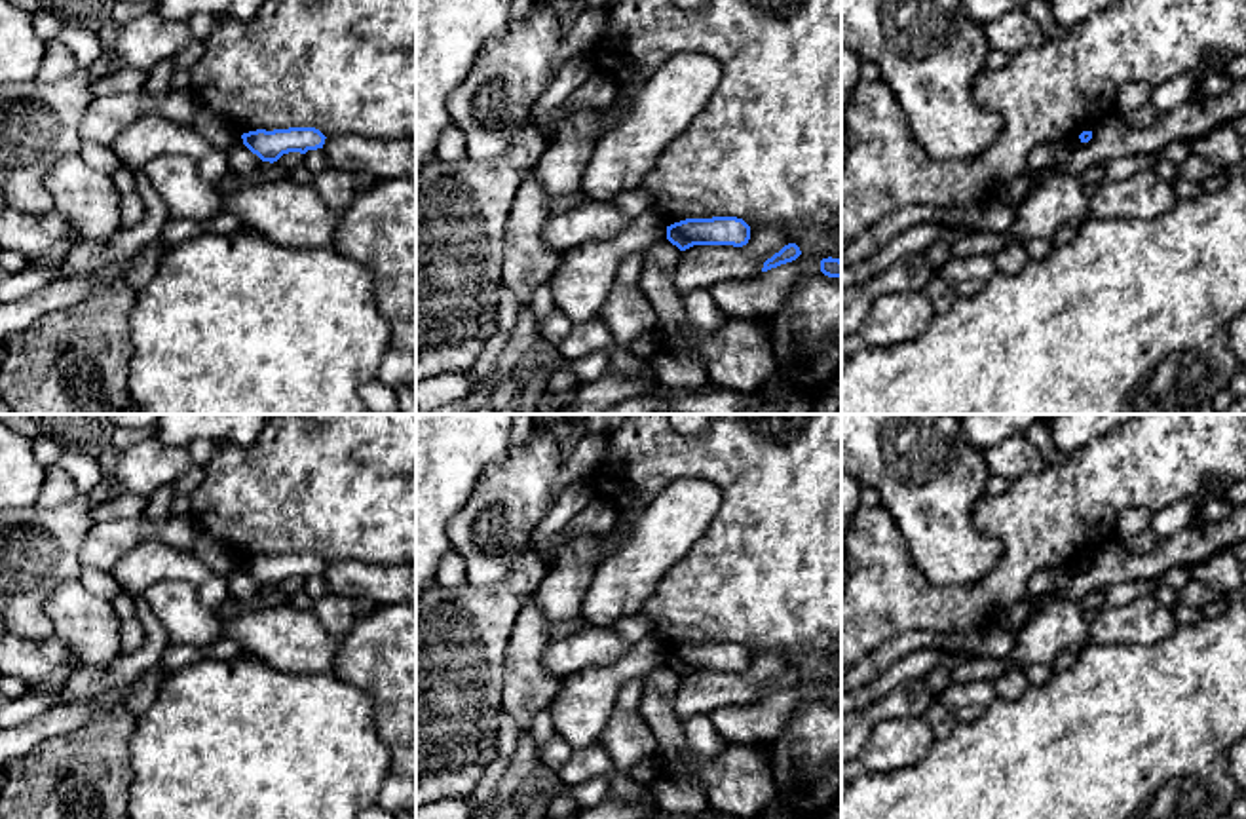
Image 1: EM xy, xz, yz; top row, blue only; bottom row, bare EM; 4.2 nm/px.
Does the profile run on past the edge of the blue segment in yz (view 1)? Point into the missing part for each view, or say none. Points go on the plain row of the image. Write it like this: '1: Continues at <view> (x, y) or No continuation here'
1: No continuation here

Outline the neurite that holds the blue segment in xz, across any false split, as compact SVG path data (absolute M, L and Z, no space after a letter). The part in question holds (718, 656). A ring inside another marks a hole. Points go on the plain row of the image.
M737 642L686 644L667 652L667 665L680 676L693 671L743 673L750 665L750 652Z

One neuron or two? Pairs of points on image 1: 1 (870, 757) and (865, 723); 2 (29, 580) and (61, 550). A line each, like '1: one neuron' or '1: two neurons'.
1: two neurons
2: one neuron

